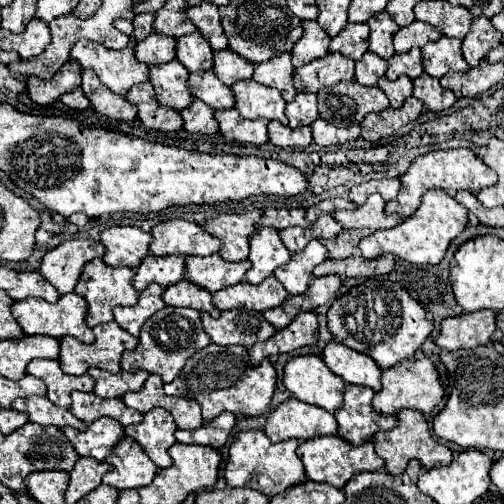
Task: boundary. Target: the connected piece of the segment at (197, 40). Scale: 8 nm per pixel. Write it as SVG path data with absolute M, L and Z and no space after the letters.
M196 31L192 35L184 35L176 41L176 59L188 71L208 71L208 69L212 69L212 47Z

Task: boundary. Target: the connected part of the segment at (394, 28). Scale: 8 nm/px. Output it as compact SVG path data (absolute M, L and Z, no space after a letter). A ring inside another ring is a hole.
M382 11L378 15L374 15L368 21L370 27L370 39L368 39L368 49L372 53L376 53L382 59L390 59L394 55L394 45L392 45L392 37L398 33L398 25L392 21L392 17Z

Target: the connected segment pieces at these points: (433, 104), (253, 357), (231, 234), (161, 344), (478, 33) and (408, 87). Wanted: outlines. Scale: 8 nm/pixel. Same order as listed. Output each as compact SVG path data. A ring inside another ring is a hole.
M422 73L418 79L414 79L414 97L420 99L434 113L450 109L456 103L454 93L448 89L442 89L438 79L432 79L426 73Z
M304 311L286 329L276 331L276 335L264 343L256 343L248 353L252 365L260 365L260 361L270 355L290 353L306 345L316 345L316 341L318 341L318 317L316 313Z
M218 215L204 223L204 229L222 239L218 255L226 261L244 261L250 253L250 237L258 231L252 219L244 215Z
M166 305L144 323L144 329L140 331L138 347L122 353L122 369L124 371L146 369L150 373L160 375L164 383L170 383L182 371L186 359L192 357L196 351L204 349L206 345L210 345L210 337L208 333L204 333L200 325L200 313L196 313L196 309L180 309L180 307Z
M474 17L470 33L462 41L462 57L470 67L476 67L484 55L500 45L500 33L492 27L490 19Z
M382 77L378 81L378 87L386 93L386 97L390 99L390 107L394 109L402 107L402 103L412 95L412 81L408 77L398 77L396 81L388 81L386 77Z

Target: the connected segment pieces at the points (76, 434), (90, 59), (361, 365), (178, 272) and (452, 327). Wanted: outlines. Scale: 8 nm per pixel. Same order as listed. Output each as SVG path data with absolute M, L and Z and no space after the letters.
M112 417L96 419L86 431L64 427L64 433L80 457L94 457L96 461L112 455L112 449L124 439L124 427Z
M78 41L70 51L70 59L78 61L82 69L94 69L98 79L118 95L126 95L132 85L148 81L148 67L136 61L134 47L116 51L96 41Z
M332 341L322 351L322 359L346 383L380 391L382 371L376 365L376 361L372 361L372 357L364 357L362 353L356 353L354 349L348 349L346 345Z
M148 255L144 257L142 265L138 267L134 275L134 287L138 291L144 291L150 283L160 283L162 287L168 287L172 283L178 283L184 279L184 255Z
M490 309L462 313L442 321L442 331L436 337L436 345L446 351L476 349L488 345L496 331L496 313Z

